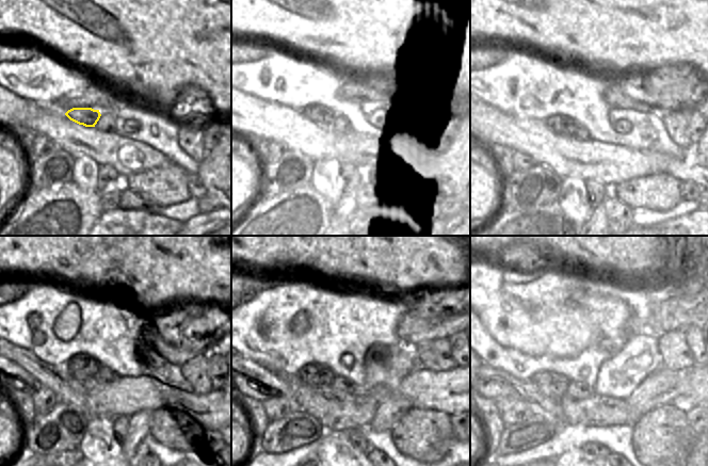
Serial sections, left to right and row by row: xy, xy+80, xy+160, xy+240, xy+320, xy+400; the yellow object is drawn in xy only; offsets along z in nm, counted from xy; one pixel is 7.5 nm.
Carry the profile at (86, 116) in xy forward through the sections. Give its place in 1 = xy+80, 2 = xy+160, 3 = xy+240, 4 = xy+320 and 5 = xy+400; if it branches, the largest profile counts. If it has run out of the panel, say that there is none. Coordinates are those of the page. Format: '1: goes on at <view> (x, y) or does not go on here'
1: goes on at xy+80 (323, 117)
2: goes on at xy+160 (560, 125)
3: goes on at xy+240 (80, 367)
4: goes on at xy+320 (314, 374)
5: goes on at xy+400 (552, 385)

